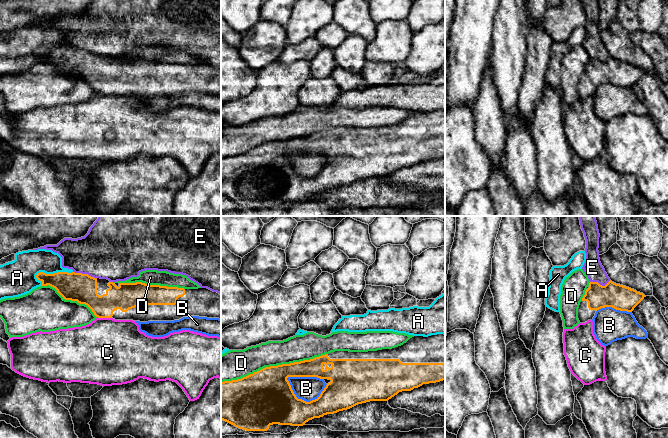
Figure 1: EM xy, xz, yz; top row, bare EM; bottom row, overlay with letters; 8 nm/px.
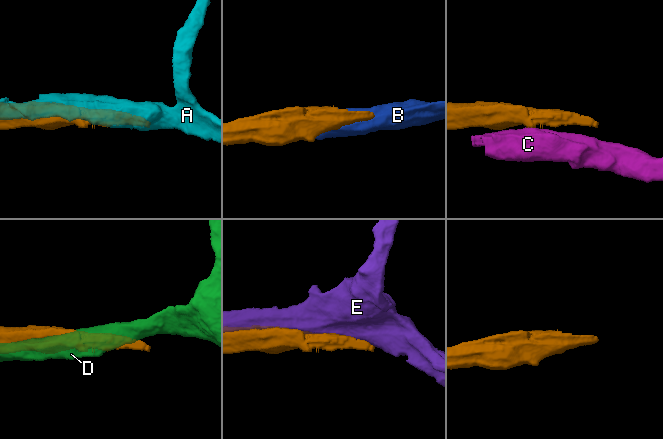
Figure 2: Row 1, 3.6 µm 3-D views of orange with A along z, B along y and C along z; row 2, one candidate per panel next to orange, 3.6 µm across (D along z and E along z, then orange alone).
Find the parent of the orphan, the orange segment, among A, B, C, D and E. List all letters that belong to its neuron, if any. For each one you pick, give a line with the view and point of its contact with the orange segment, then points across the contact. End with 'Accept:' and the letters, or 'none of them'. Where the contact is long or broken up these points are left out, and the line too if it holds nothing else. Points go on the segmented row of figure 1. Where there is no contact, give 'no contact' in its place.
Accept: none of them

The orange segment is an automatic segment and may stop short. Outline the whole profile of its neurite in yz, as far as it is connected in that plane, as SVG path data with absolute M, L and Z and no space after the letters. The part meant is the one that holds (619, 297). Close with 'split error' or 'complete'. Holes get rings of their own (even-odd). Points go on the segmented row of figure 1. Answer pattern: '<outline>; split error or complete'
M611 280L605 286L590 282L578 308L578 319L580 323L592 320L596 311L605 307L632 312L645 297L643 293Z; split error

